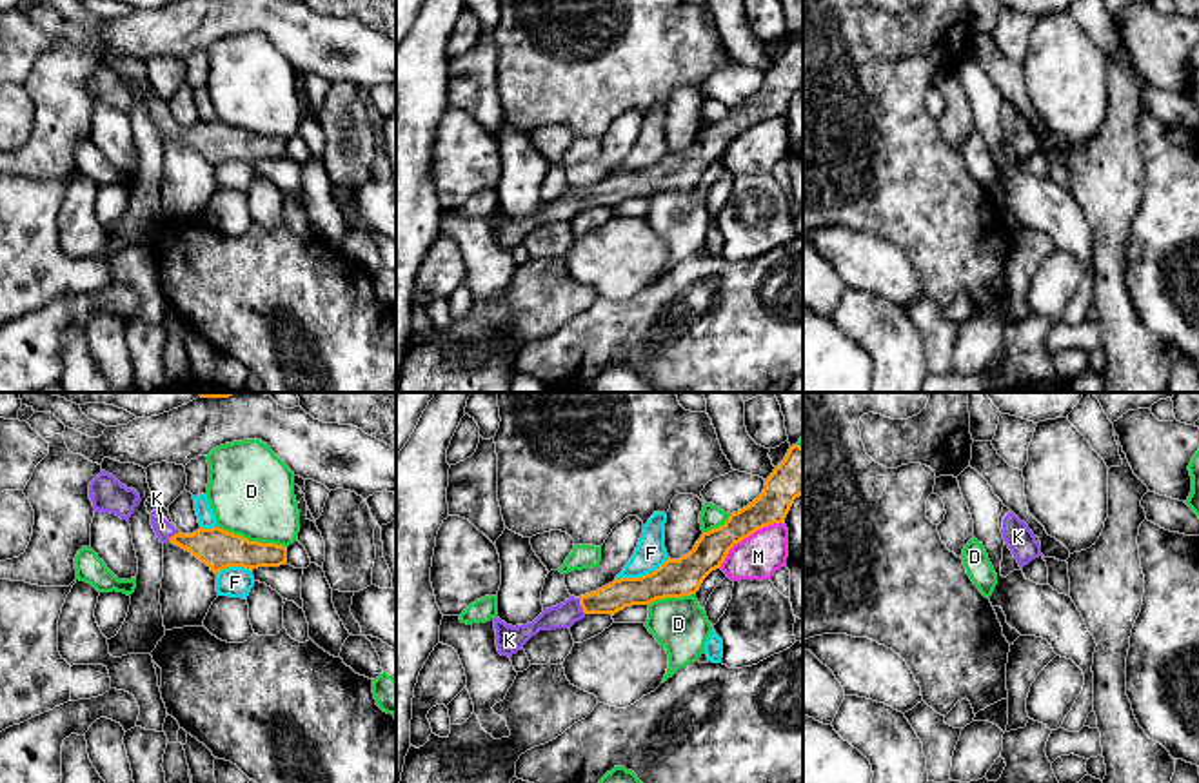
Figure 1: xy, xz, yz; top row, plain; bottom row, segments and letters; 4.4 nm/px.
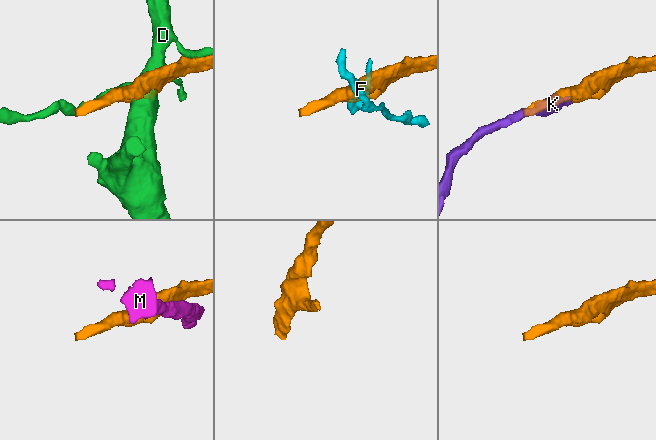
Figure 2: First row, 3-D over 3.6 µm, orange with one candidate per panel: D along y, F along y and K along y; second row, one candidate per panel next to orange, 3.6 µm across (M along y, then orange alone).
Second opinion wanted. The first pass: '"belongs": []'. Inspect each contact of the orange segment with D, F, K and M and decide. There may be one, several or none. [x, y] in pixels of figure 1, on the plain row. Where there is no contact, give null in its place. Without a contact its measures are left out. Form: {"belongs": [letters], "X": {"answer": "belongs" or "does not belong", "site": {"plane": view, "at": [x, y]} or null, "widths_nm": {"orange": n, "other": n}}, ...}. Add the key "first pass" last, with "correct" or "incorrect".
{"belongs": ["K"], "D": {"answer": "does not belong", "site": {"plane": "xy", "at": [251, 135]}, "widths_nm": {"orange": 180, "other": 380}}, "F": {"answer": "does not belong", "site": {"plane": "xz", "at": [642, 169]}, "widths_nm": {"orange": 170, "other": 140}}, "K": {"answer": "belongs", "site": {"plane": "xz", "at": [580, 197]}, "widths_nm": {"orange": 130, "other": 110}}, "M": {"answer": "does not belong", "site": {"plane": "xz", "at": [747, 129]}, "widths_nm": {"orange": 150, "other": 200}}, "first pass": "incorrect"}

